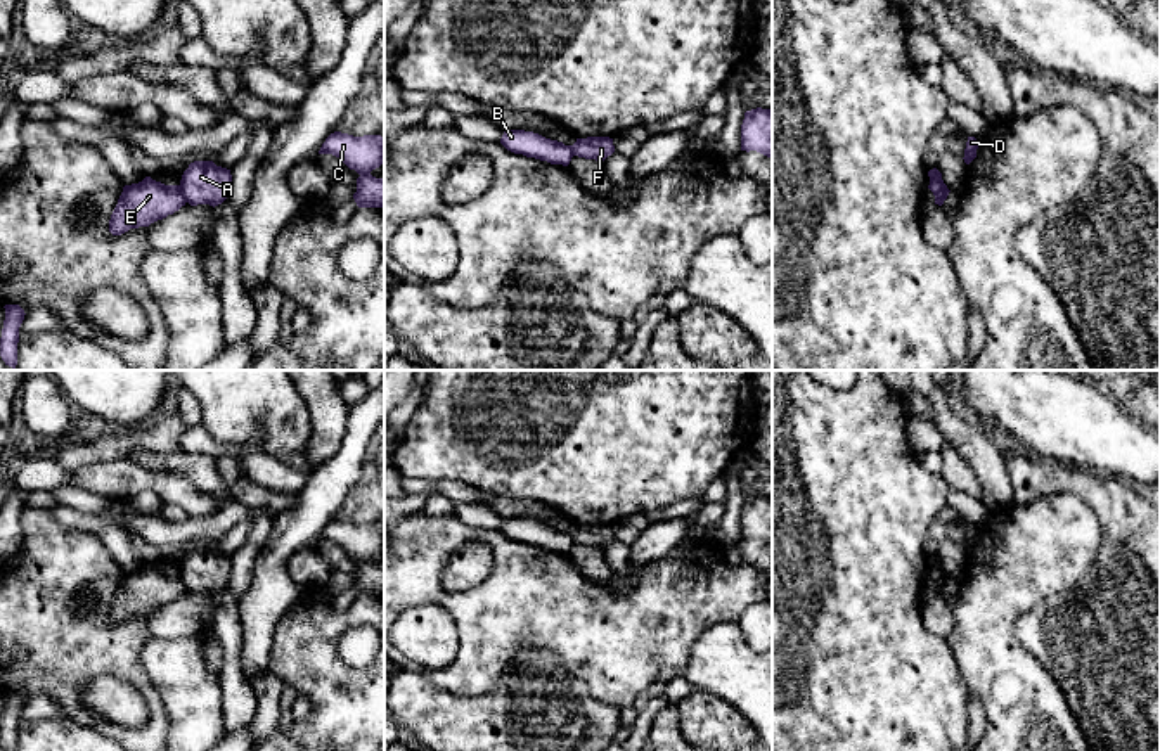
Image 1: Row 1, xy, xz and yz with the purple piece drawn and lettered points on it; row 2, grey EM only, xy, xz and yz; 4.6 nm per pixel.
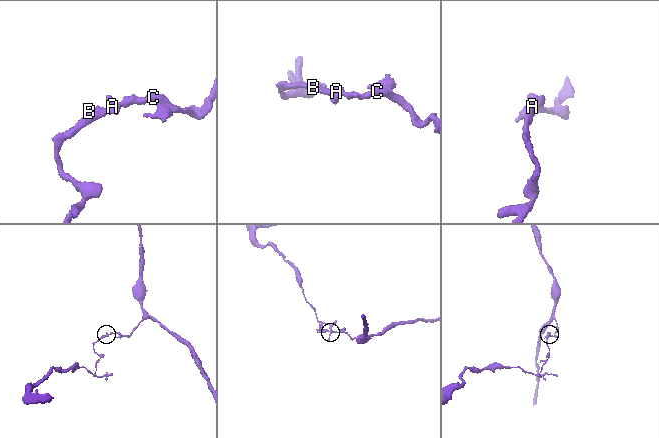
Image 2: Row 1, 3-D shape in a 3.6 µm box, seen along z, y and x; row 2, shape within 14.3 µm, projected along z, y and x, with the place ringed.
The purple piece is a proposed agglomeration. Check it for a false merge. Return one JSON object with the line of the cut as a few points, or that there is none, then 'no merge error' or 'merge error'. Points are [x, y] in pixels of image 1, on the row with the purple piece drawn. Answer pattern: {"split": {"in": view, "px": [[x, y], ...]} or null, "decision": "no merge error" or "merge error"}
{"split": {"in": "xy", "px": [[179, 186], [186, 201]]}, "decision": "merge error"}

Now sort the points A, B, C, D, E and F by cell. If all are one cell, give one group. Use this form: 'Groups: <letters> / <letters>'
Groups: A C D F / B E

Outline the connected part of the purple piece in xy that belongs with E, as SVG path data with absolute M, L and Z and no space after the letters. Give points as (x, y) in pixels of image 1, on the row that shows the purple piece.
M145 177L139 183L123 187L109 220L109 232L121 235L130 228L149 227L173 215L182 206L185 206L185 197L180 185L164 185Z

